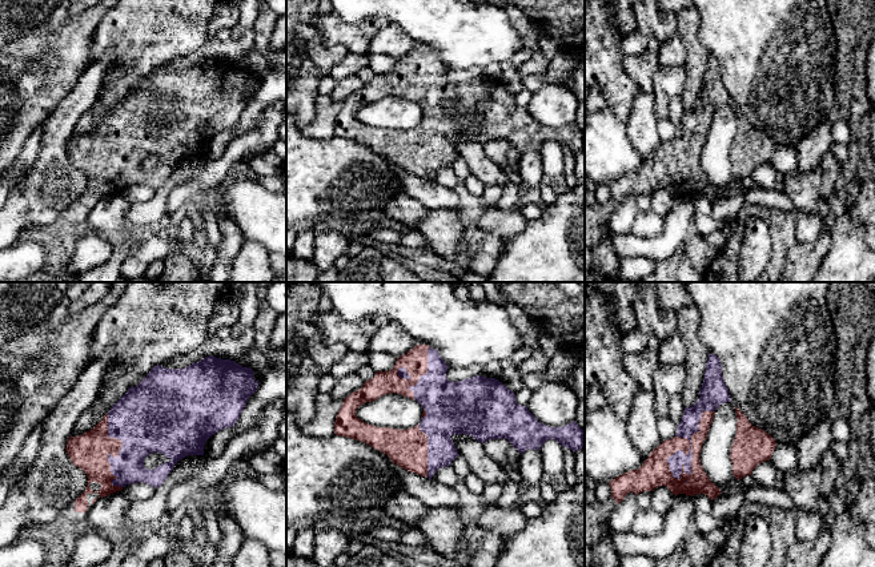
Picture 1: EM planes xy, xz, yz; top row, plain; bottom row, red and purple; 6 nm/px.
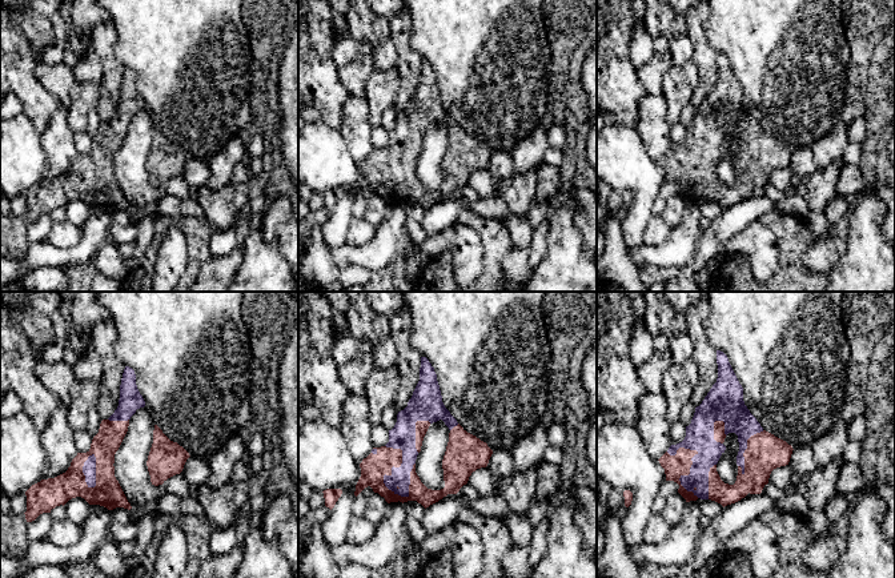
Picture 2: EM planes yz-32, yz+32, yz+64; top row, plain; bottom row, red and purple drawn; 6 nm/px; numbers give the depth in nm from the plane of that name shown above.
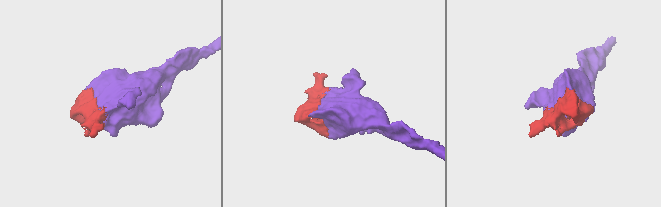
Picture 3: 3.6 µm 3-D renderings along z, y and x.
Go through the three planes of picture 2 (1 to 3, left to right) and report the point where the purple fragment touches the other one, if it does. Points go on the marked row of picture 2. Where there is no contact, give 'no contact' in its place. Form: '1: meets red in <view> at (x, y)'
1: meets red in yz-32 at (96, 473)
2: meets red in yz+32 at (390, 470)
3: meets red in yz+64 at (691, 462)

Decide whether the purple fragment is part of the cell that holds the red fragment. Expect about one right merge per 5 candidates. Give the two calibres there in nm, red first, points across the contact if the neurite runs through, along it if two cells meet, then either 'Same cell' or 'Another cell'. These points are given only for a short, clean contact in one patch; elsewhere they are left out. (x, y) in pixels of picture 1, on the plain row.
Thickness 140 nm (red) against 120 nm. Same cell

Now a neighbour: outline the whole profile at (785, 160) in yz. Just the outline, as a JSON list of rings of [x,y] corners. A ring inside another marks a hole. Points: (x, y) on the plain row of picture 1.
[[[776,145],[776,149],[770,160],[774,170],[782,178],[783,176],[796,170],[798,156],[794,146]]]

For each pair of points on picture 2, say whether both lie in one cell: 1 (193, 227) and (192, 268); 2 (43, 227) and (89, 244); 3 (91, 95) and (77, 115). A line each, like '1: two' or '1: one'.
1: one
2: two
3: one

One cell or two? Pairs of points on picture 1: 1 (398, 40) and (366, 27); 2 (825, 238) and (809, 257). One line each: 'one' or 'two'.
1: two
2: one

